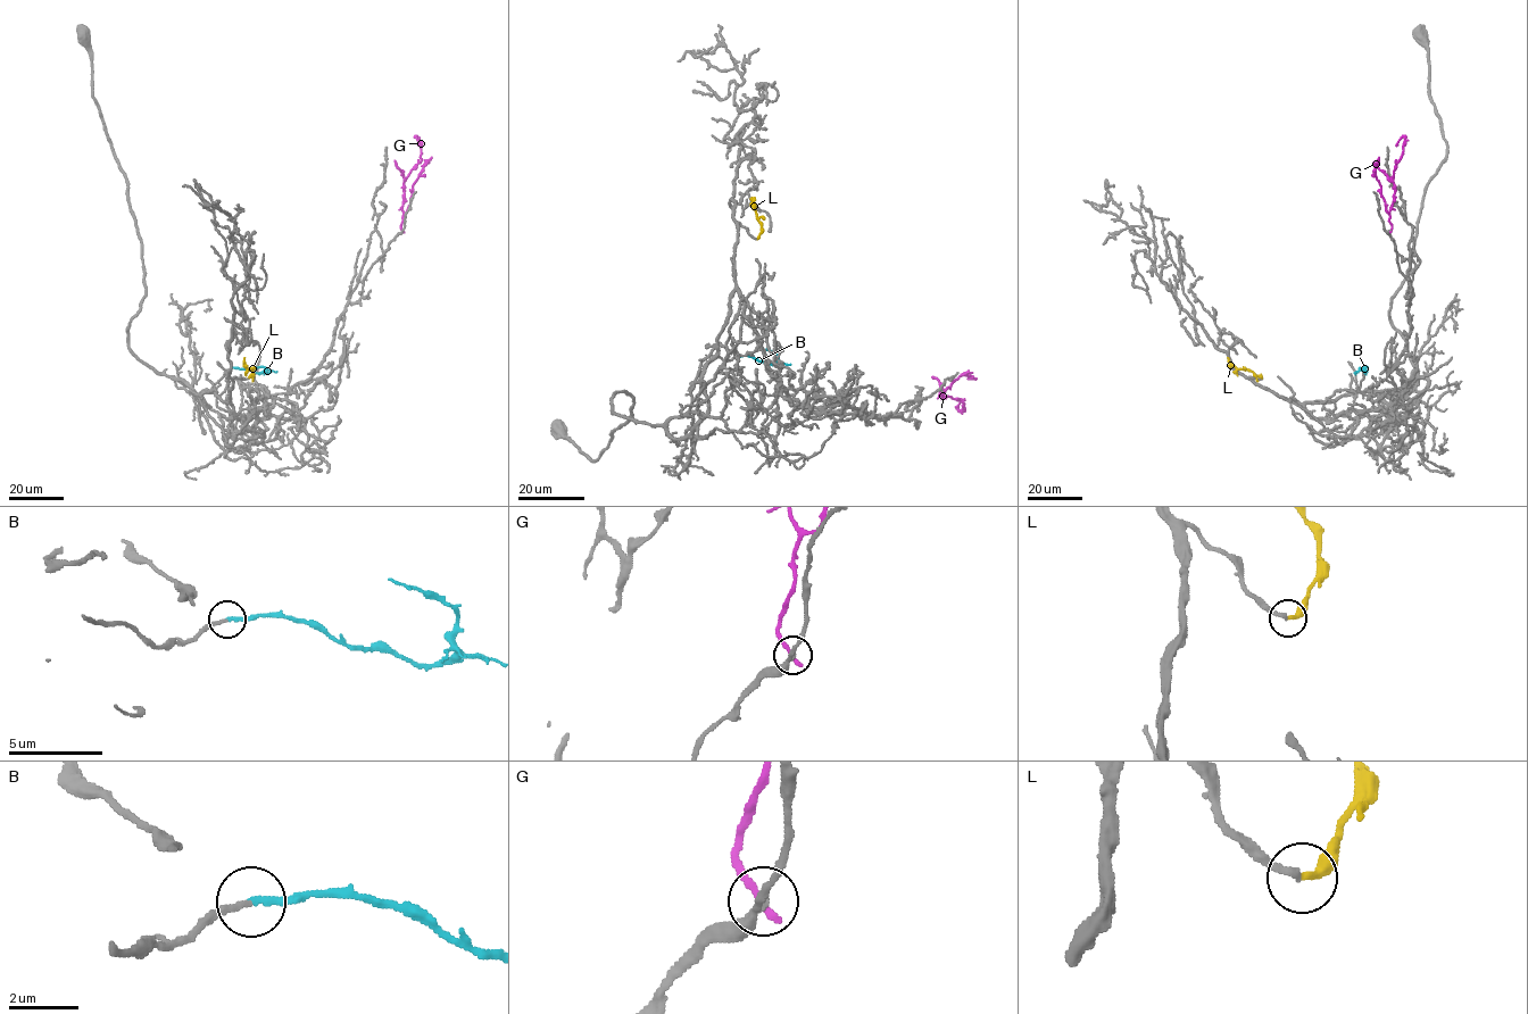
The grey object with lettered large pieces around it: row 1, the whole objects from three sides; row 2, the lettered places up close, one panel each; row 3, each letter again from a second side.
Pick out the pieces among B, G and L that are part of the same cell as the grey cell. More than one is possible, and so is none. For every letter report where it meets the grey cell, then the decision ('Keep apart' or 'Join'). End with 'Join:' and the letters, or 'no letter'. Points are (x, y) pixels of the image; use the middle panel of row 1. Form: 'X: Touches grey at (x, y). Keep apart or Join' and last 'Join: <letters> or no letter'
B: Touches grey at (737, 356). Join
G: Touches grey at (941, 393). Keep apart
L: Touches grey at (756, 239). Join
Join: B, L

